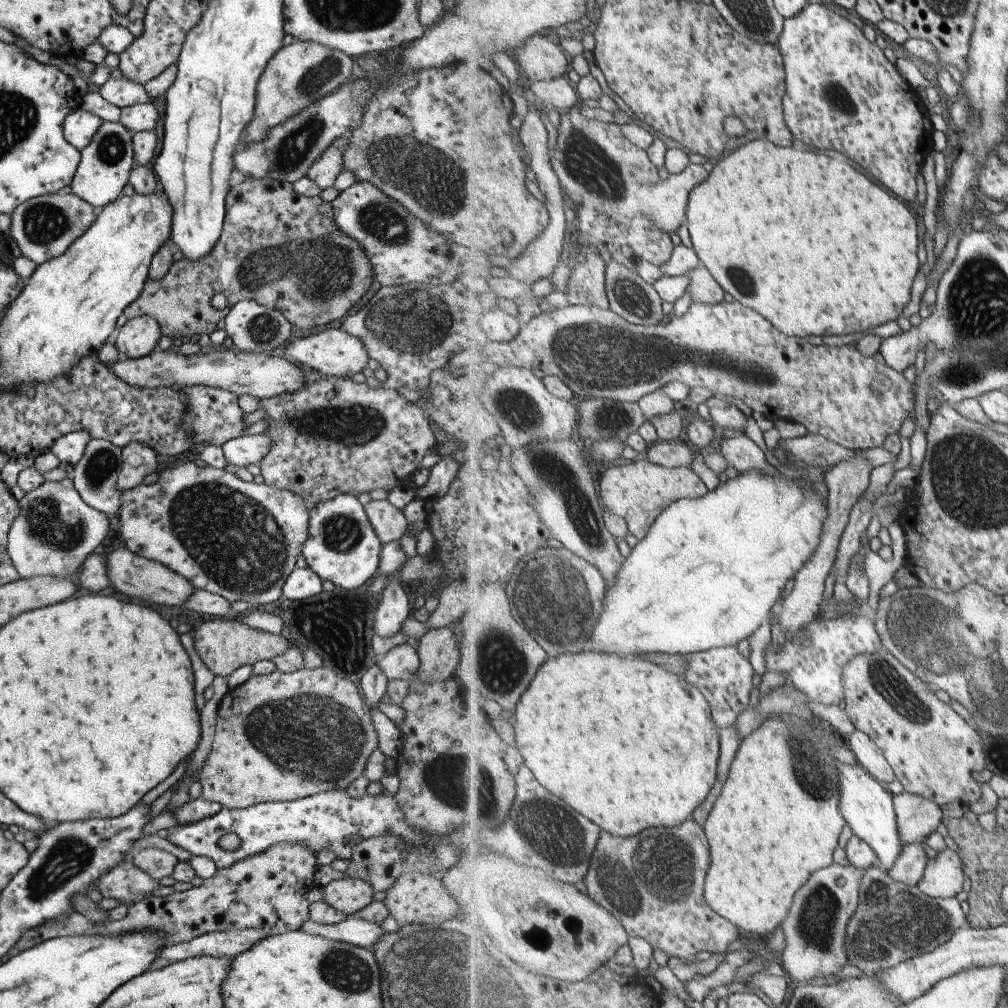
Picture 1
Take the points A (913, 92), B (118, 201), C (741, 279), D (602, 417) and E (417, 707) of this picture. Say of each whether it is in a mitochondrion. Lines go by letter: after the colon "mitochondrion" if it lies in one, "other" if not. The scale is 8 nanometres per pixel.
A: other
B: other
C: mitochondrion
D: mitochondrion
E: other

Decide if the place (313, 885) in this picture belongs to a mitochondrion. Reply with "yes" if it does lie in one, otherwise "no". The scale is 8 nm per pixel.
no

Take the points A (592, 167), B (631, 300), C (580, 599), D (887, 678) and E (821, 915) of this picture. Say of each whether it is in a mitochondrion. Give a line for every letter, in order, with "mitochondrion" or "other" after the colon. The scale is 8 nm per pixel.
A: mitochondrion
B: mitochondrion
C: mitochondrion
D: mitochondrion
E: mitochondrion

